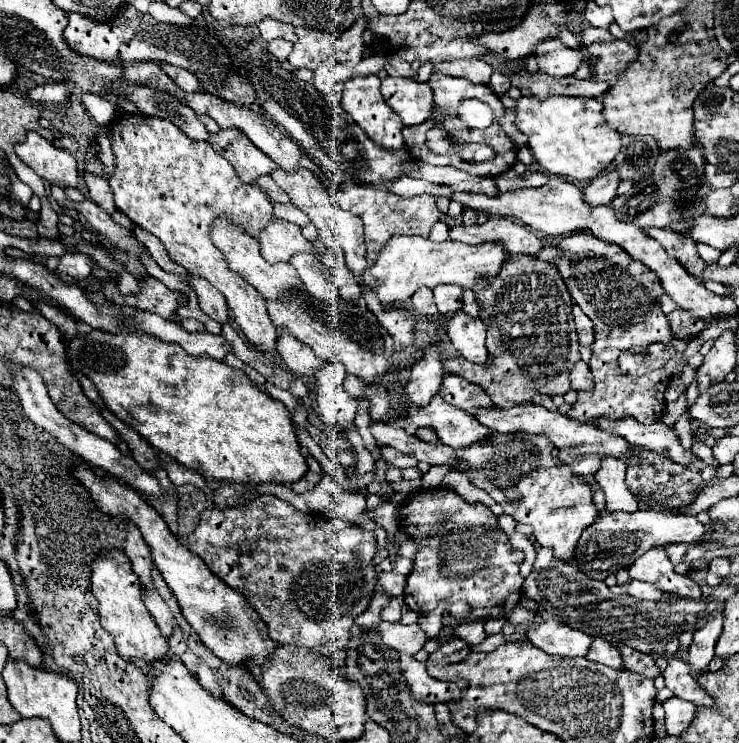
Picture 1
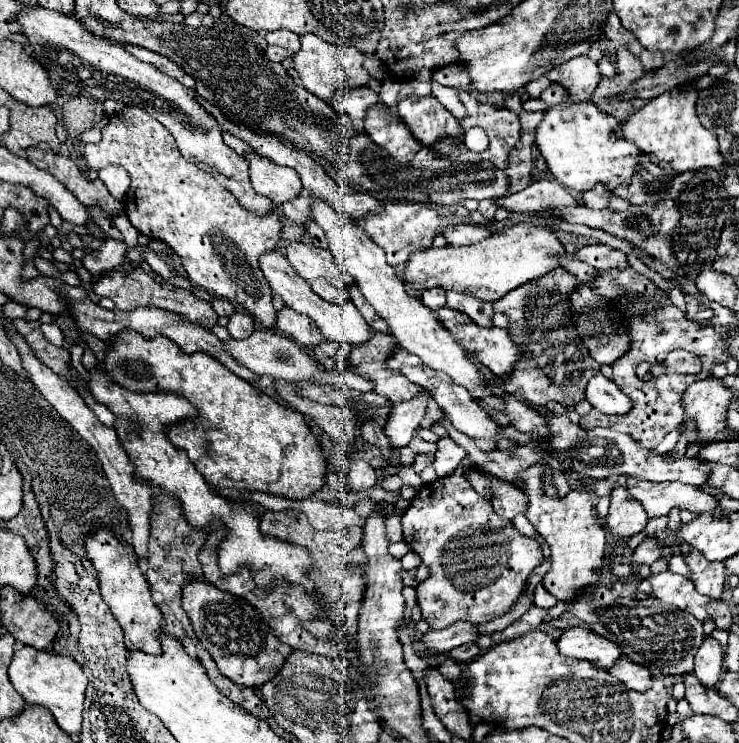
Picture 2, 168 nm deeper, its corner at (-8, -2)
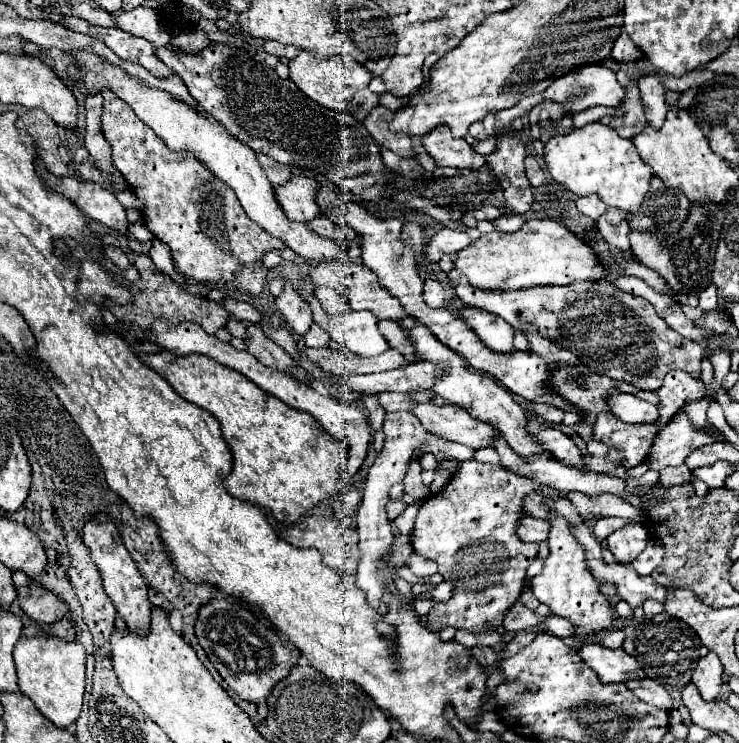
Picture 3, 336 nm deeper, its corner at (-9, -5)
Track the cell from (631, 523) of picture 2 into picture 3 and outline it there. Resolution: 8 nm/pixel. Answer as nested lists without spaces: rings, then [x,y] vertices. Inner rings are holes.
[[[629,524],[607,538],[607,546],[613,552],[615,560],[623,564],[633,562],[647,548],[647,542],[649,534],[643,524]]]

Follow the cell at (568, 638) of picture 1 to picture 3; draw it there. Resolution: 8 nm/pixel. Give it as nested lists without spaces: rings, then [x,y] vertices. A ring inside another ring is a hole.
[[[587,642],[579,650],[579,656],[583,658],[583,662],[587,662],[597,672],[599,680],[605,684],[627,682],[631,678],[631,674],[637,670],[639,670],[639,680],[645,678],[639,662],[635,662],[635,658],[631,658],[623,648],[609,650],[605,646]]]

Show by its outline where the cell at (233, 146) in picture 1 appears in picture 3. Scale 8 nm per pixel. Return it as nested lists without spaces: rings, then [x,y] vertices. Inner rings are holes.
[[[293,176],[285,186],[275,190],[277,202],[281,204],[283,212],[293,222],[311,222],[317,216],[323,216],[315,202],[315,194],[319,184],[305,176]]]

